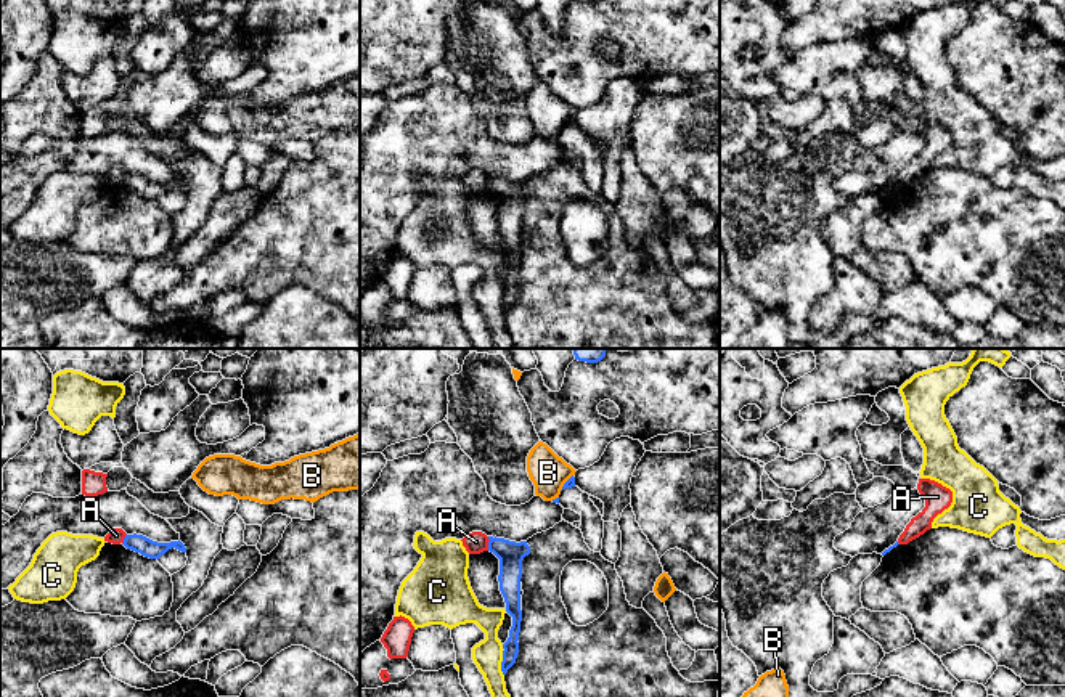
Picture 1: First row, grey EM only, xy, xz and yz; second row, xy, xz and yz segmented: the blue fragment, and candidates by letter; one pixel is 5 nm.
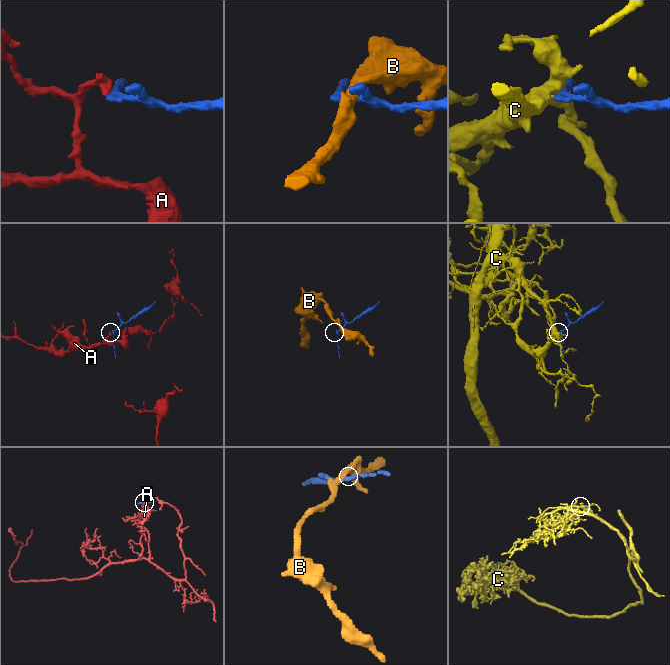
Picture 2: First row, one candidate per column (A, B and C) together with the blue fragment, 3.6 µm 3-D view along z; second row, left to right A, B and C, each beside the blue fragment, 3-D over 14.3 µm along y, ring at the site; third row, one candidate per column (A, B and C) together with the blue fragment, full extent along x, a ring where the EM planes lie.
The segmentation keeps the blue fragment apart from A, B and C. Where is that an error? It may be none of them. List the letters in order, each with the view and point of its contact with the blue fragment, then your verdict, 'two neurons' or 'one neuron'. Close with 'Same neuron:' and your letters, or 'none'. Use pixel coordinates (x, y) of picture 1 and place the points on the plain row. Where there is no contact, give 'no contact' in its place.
A: meets blue in xz at (489, 183); two neurons
B: meets blue in xz at (566, 122); two neurons
C: meets blue in xz at (503, 301); two neurons
Same neuron: none

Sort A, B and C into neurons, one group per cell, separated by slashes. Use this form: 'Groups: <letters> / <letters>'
Groups: A / B / C

